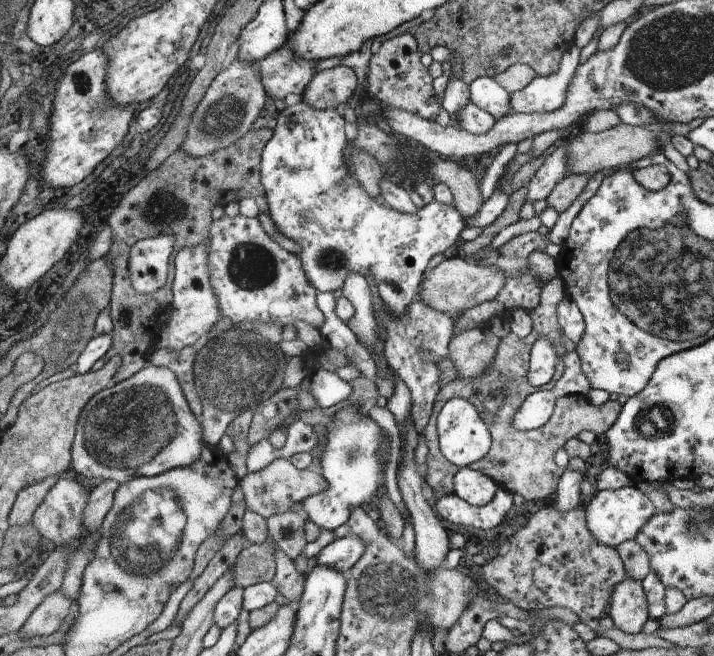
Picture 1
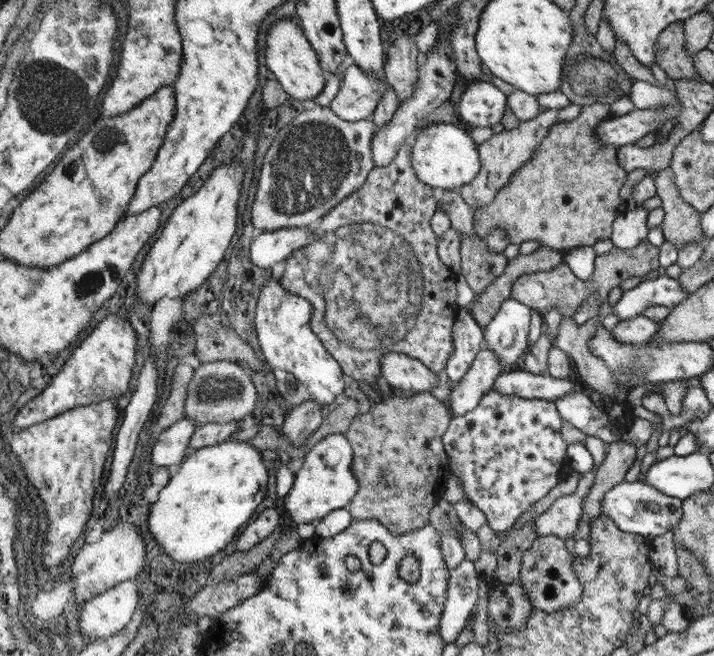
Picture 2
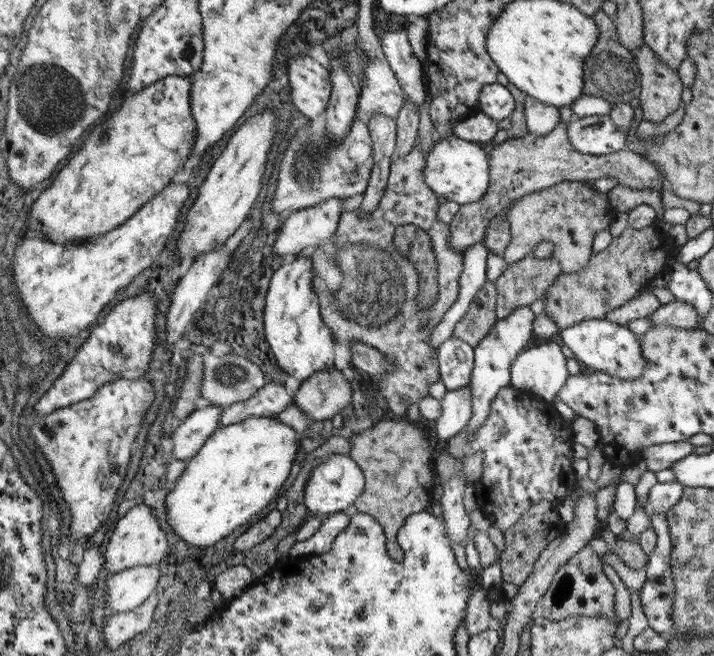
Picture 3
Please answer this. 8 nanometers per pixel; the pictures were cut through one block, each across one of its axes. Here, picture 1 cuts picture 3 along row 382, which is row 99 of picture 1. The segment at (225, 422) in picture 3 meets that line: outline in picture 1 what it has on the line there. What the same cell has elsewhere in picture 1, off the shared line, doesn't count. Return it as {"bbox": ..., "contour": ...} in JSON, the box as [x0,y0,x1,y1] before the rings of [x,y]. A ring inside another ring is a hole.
{"bbox":[257,46,315,100],"contour":[[[289,46],[271,52],[265,60],[257,62],[265,96],[271,100],[285,100],[287,94],[303,94],[305,86],[315,76],[315,66],[315,62],[297,60]]]}

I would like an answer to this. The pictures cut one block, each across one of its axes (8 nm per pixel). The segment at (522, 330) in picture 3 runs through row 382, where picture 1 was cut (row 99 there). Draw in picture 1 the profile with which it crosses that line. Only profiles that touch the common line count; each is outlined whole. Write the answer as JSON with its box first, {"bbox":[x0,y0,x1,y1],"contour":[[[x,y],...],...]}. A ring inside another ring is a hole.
{"bbox":[469,78,511,120],"contour":[[[475,78],[469,84],[469,102],[489,112],[495,120],[501,120],[511,112],[511,96],[495,78]]]}

